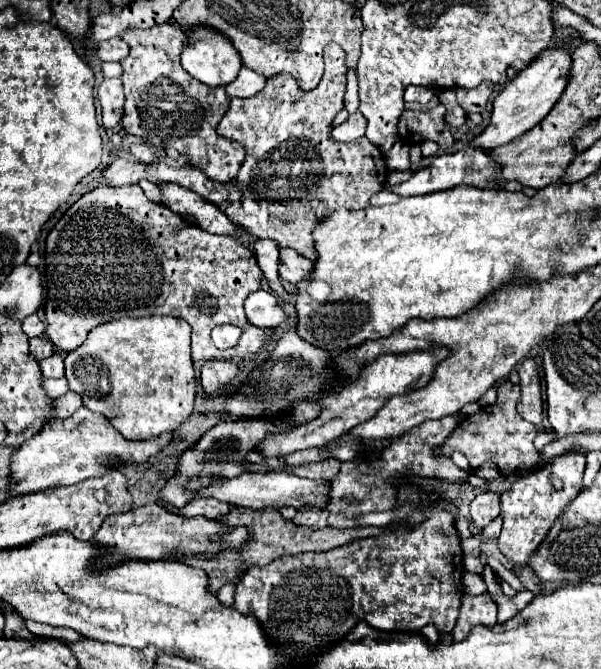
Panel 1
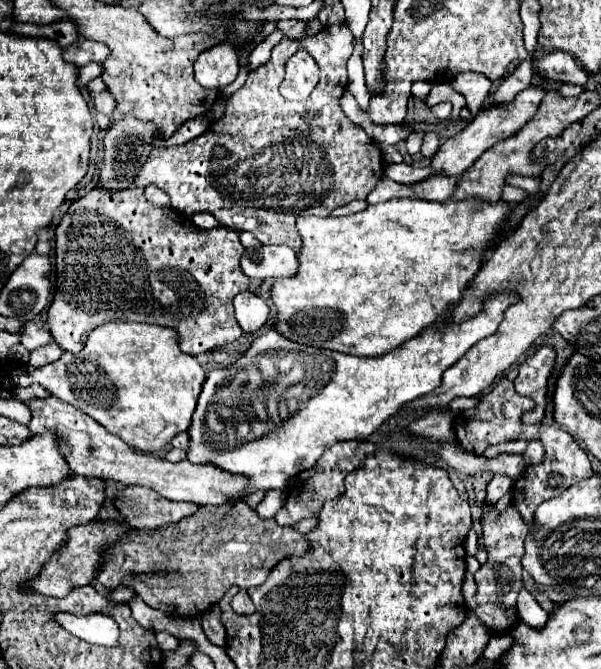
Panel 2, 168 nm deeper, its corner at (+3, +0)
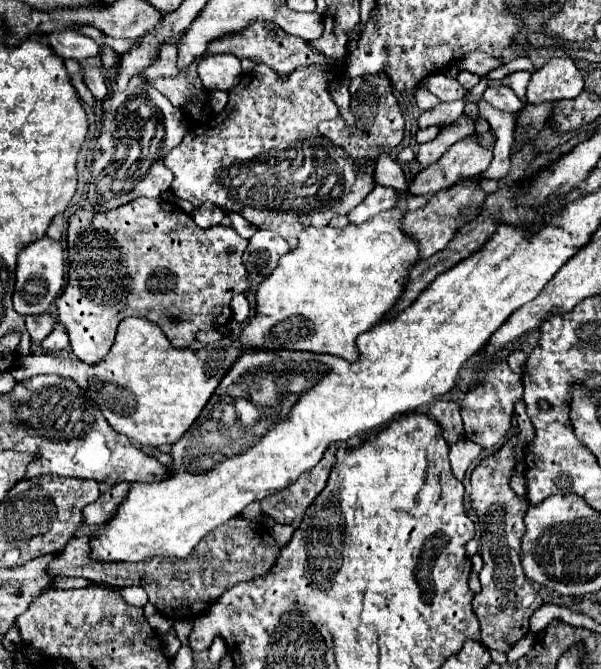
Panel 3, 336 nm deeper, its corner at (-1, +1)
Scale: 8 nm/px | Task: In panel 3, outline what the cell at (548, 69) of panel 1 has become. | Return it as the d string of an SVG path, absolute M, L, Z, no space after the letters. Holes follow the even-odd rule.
M467 136L465 140L453 144L435 164L421 170L409 184L409 194L413 196L429 196L439 190L451 188L453 184L479 176L483 168L491 164L491 148L479 146L475 136Z

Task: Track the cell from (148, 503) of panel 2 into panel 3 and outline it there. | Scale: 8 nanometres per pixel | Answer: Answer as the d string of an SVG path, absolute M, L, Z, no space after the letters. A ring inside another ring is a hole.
M115 484L111 490L101 492L97 502L87 504L83 508L83 522L85 524L97 524L97 526L105 524L113 516L115 508L125 500L127 490L129 490L129 484Z

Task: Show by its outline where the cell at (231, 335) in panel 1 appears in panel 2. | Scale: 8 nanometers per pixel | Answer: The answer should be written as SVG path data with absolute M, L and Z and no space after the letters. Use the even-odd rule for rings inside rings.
M251 291L239 293L233 299L233 305L235 305L235 319L239 321L239 325L245 333L259 331L269 319L269 307L267 307L265 299Z

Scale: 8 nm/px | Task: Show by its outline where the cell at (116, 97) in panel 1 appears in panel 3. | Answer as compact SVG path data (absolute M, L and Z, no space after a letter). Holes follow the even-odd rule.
M89 68L89 70L85 70L83 82L85 82L85 86L89 88L89 92L91 92L99 102L103 102L105 96L109 94L109 88L107 88L107 84L105 84L105 76L103 76L101 68Z

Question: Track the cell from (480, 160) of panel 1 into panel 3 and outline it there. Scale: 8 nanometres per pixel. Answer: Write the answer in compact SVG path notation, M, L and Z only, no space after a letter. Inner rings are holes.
M375 186L373 192L369 192L369 196L347 214L347 218L351 224L363 224L373 216L377 216L379 212L393 208L395 204L397 204L397 190Z

